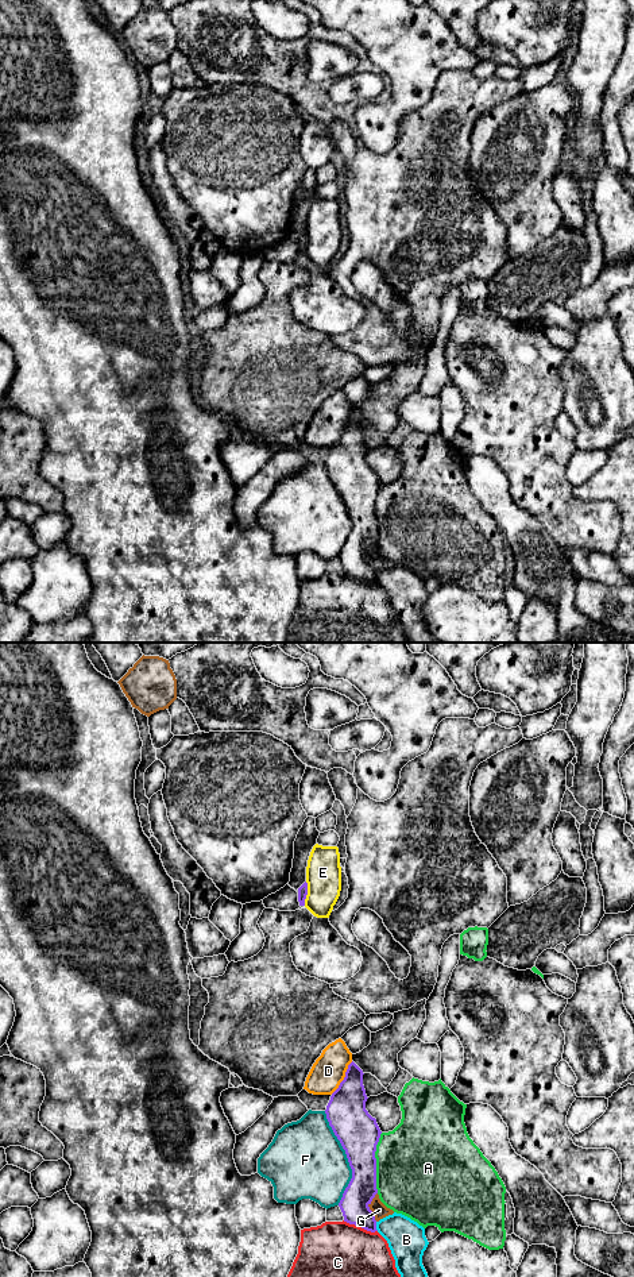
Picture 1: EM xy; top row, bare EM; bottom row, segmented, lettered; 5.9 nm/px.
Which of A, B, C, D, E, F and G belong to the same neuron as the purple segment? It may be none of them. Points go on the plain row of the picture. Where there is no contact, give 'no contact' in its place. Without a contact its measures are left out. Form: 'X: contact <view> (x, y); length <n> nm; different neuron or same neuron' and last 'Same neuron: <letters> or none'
A: contact xy (375, 514); length 360 nm; different neuron
B: contact xy (375, 578); length 60 nm; different neuron
C: contact xy (360, 578); length 220 nm; different neuron
D: contact xy (344, 429); length 240 nm; different neuron
E: contact xy (306, 246); length 140 nm; different neuron
F: contact xy (347, 509); length 550 nm; different neuron
G: contact xy (368, 559); length 180 nm; different neuron
Same neuron: none

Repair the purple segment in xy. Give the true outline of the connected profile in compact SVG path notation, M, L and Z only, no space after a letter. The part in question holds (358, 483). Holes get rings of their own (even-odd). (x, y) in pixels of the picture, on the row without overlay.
M352 413L344 432L332 445L325 466L352 521L352 531L339 555L344 574L375 585L376 572L368 558L378 545L375 504L382 483L366 462L368 450L363 427Z

